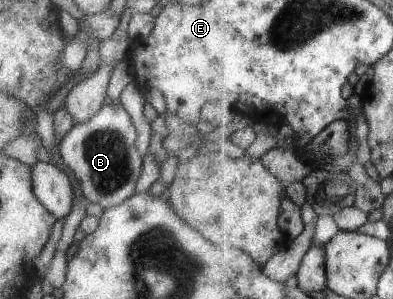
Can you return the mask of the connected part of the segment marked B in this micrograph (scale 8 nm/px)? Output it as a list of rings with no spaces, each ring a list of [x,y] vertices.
[[[124,59],[111,69],[106,88],[111,105],[103,105],[91,119],[83,123],[74,123],[58,145],[59,157],[79,182],[83,198],[88,203],[97,203],[102,210],[120,205],[129,198],[142,171],[143,160],[135,149],[137,133],[127,111],[119,103],[119,93],[123,87],[135,81],[127,65],[128,61]]]

